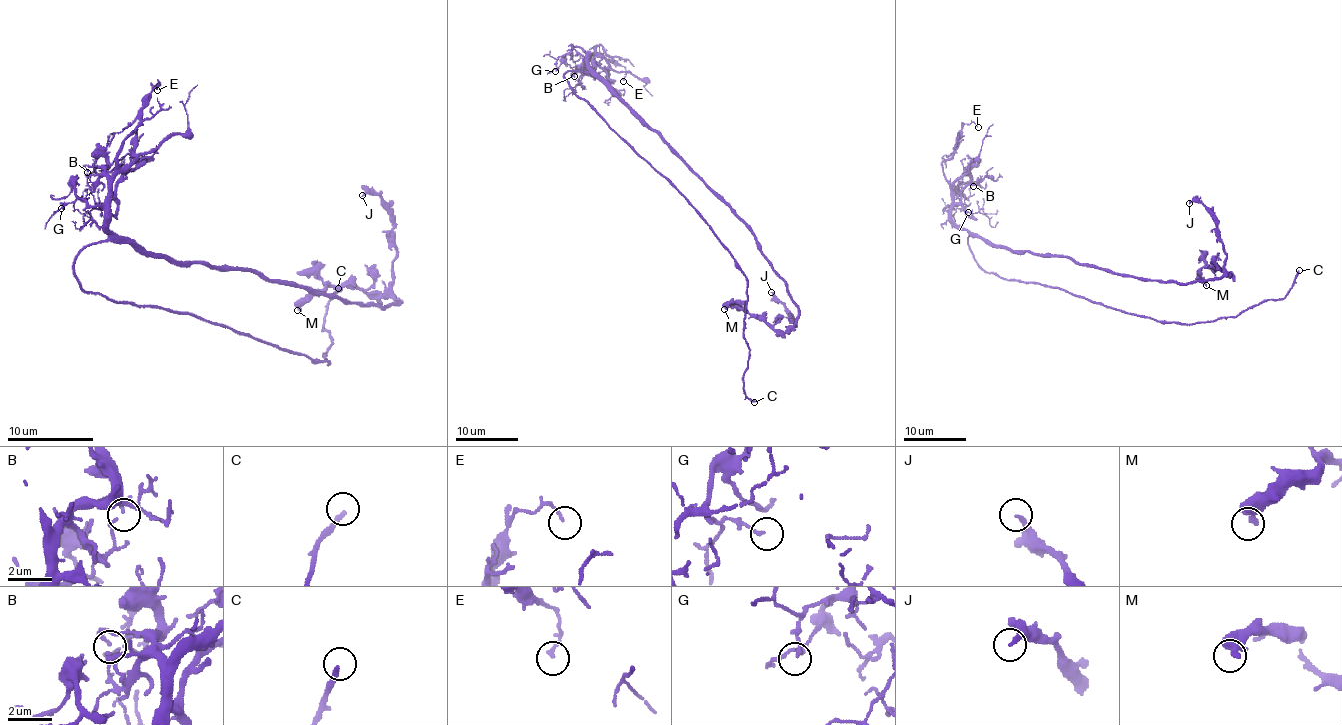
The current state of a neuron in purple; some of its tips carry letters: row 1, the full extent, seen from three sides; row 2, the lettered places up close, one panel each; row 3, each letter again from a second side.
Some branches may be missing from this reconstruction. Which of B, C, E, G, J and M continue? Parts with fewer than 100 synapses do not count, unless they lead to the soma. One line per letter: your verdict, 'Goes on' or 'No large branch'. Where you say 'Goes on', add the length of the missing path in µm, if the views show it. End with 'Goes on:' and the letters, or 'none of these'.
B: No large branch
C: Goes on. Missing length about 15 µm
E: No large branch
G: No large branch
J: No large branch
M: No large branch
Goes on: C

